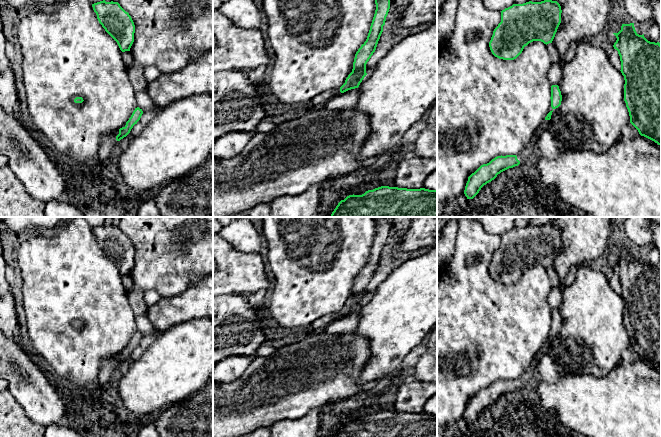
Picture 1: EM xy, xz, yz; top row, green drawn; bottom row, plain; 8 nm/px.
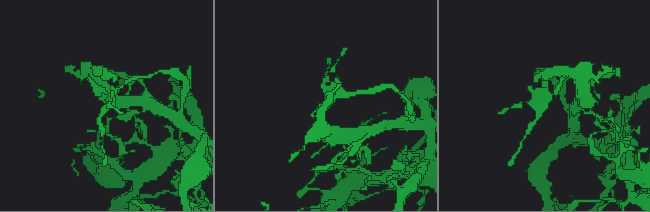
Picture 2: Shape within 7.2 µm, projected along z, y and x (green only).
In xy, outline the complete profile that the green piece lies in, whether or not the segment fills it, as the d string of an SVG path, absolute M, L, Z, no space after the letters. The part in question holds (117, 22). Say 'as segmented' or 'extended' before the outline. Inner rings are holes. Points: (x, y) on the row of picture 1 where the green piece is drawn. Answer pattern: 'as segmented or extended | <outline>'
as segmented | M105 0L92 4L97 19L105 31L117 42L122 52L130 51L134 42L134 22L118 2Z

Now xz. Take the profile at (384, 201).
as segmented | M381 186L341 200L330 217L437 217L437 190Z

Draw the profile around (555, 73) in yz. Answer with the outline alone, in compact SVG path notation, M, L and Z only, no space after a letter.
M552 63L548 73L548 79L551 85L559 85L562 80L562 66L558 63Z

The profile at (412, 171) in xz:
M406 149L396 162L394 179L398 188L420 189L427 176L437 169L437 159L425 159Z

